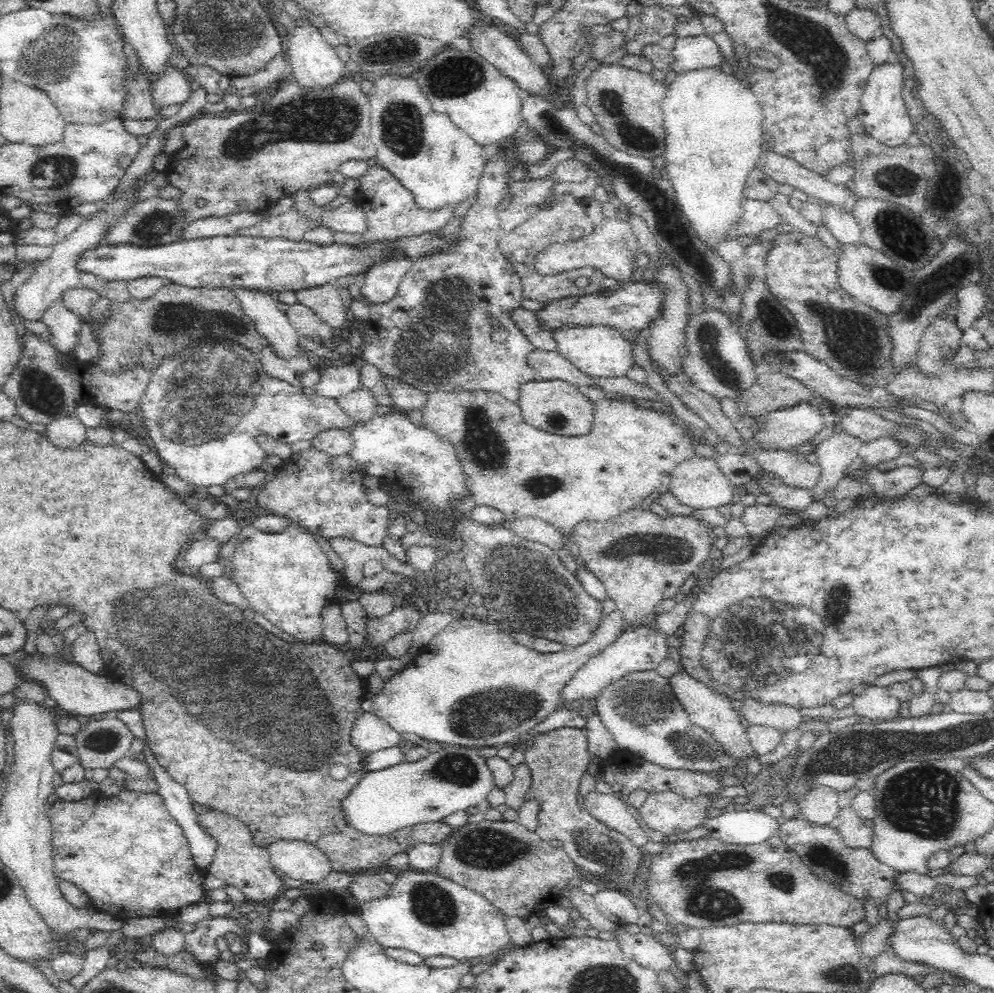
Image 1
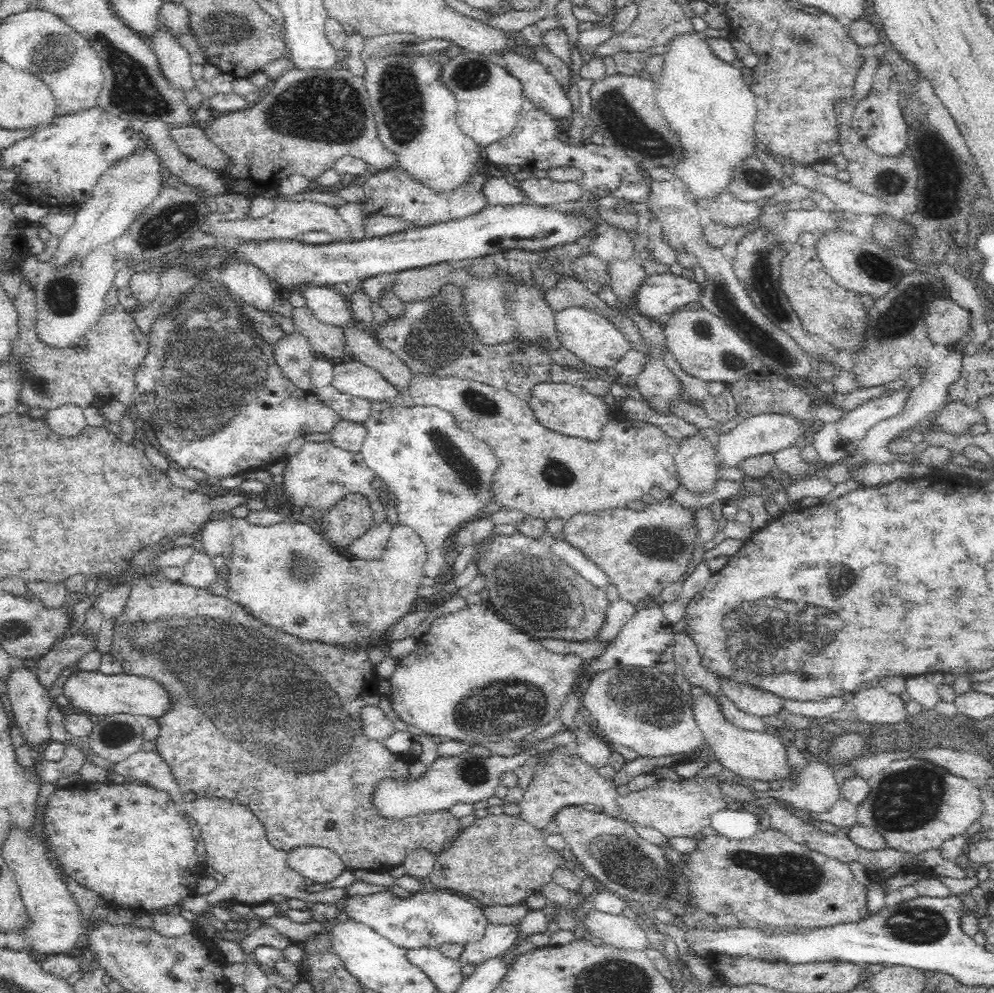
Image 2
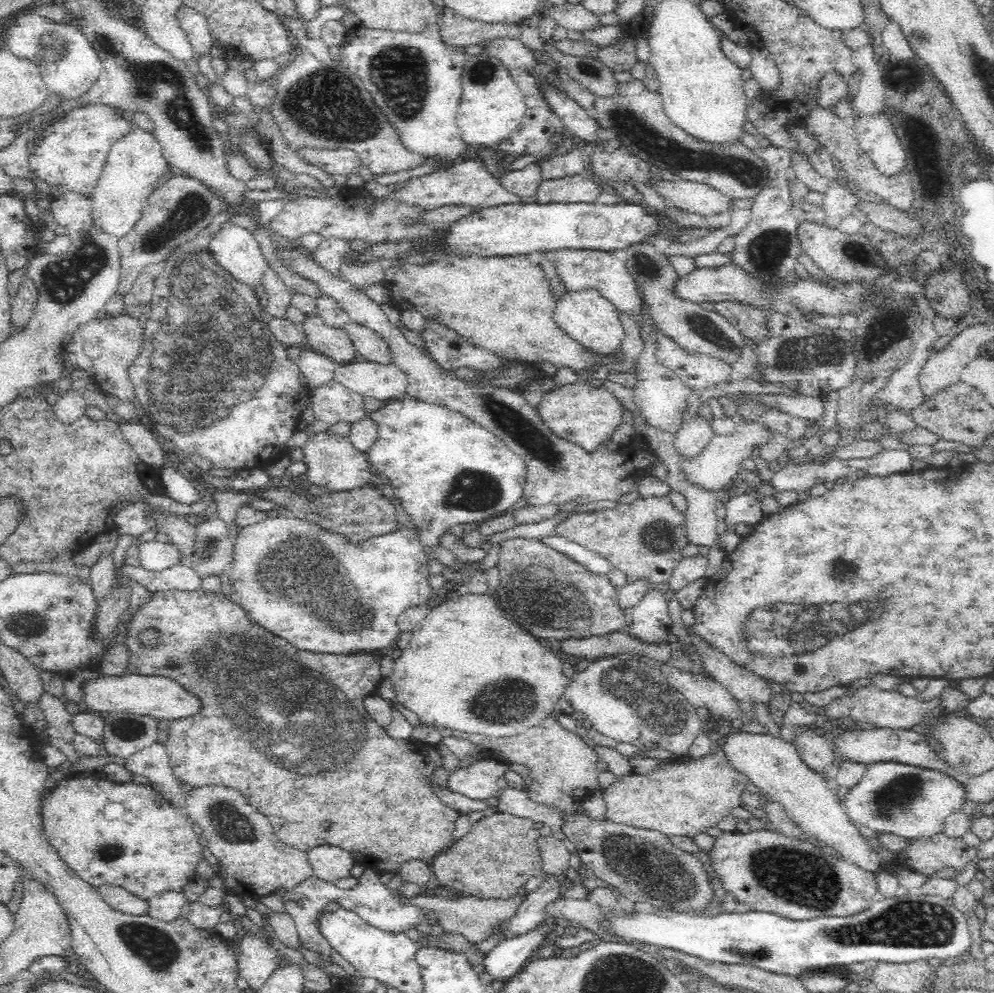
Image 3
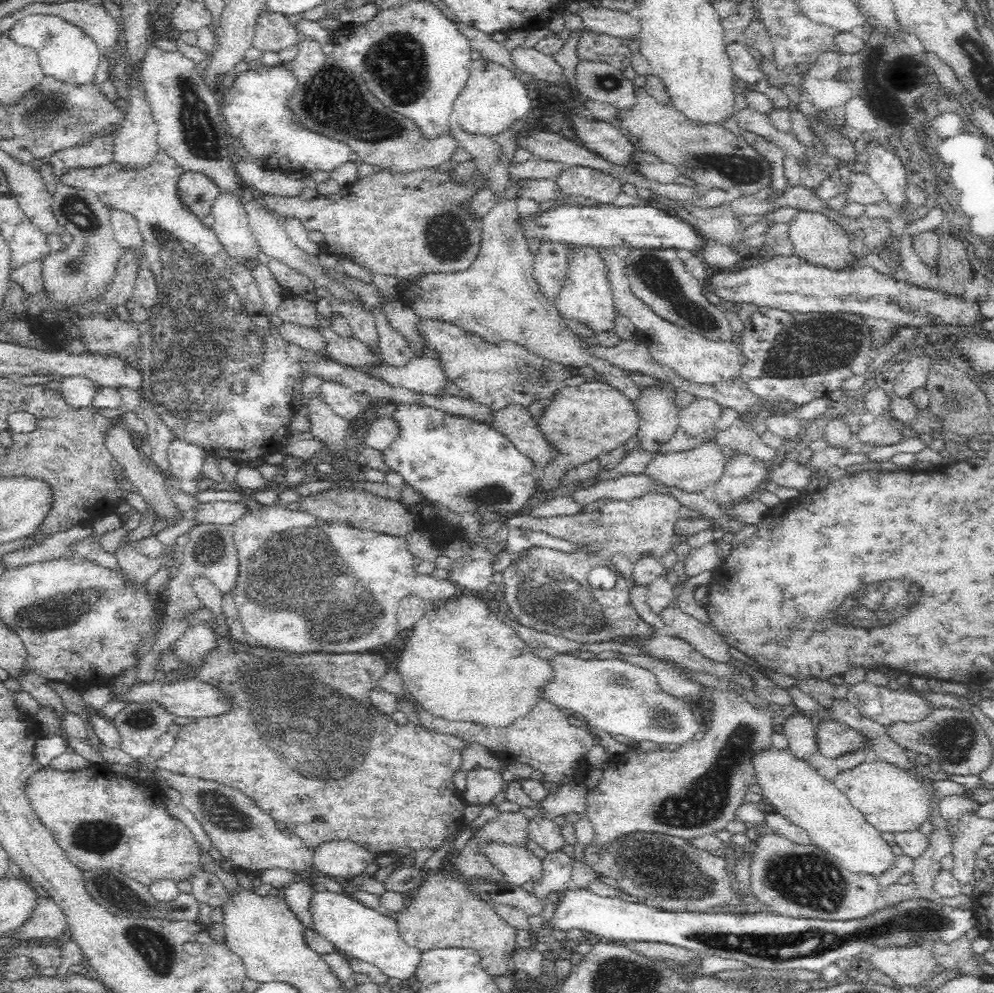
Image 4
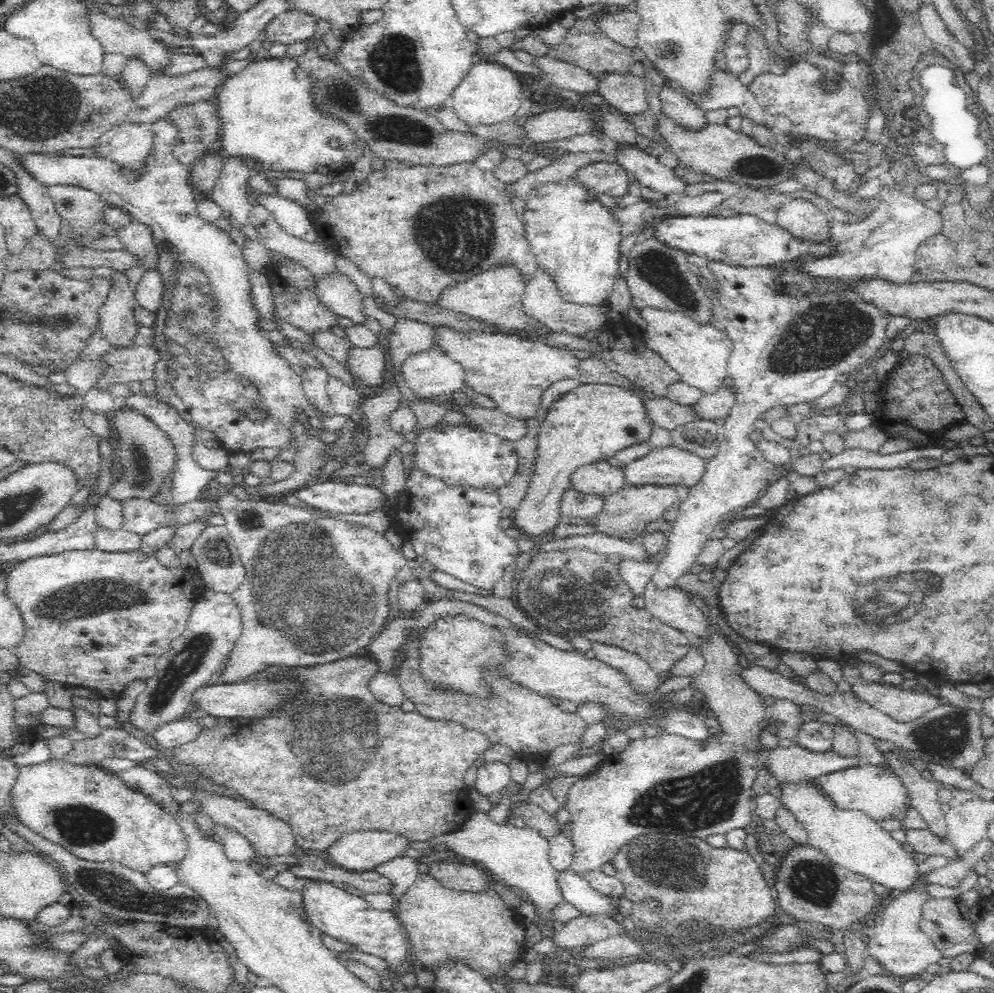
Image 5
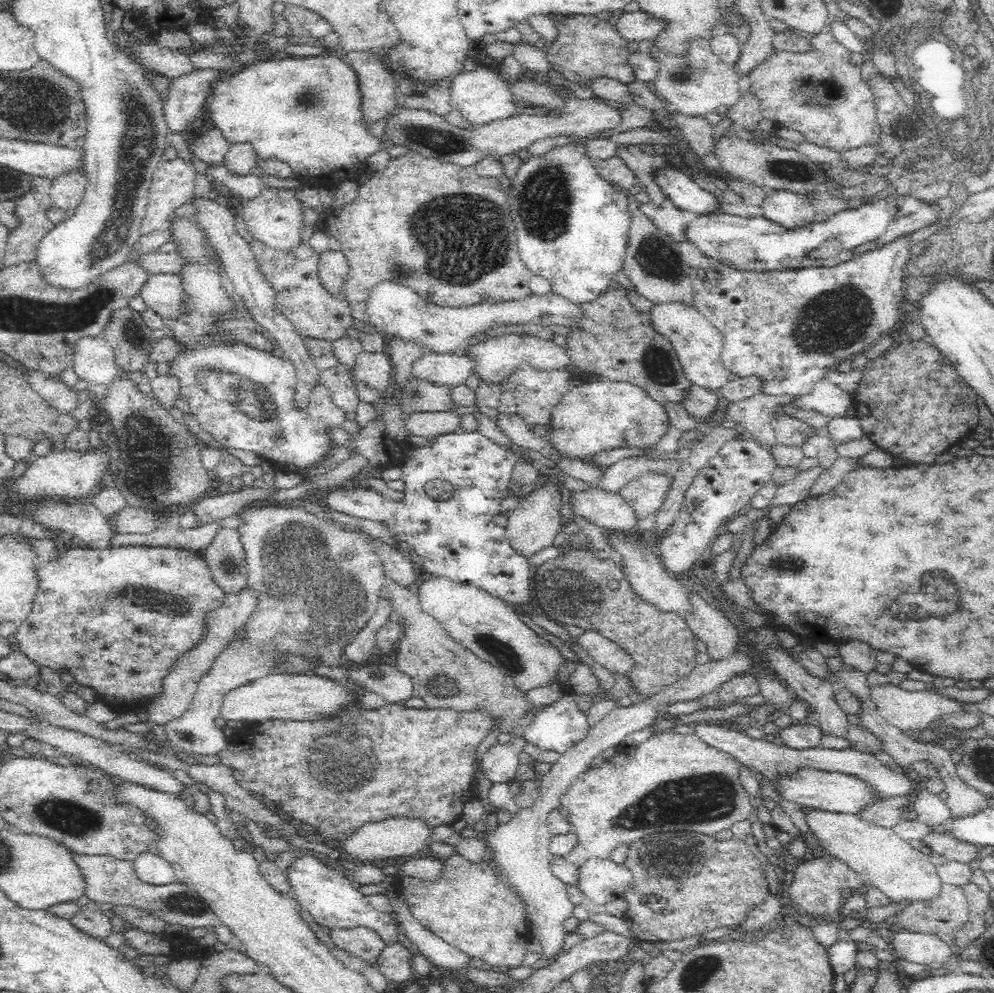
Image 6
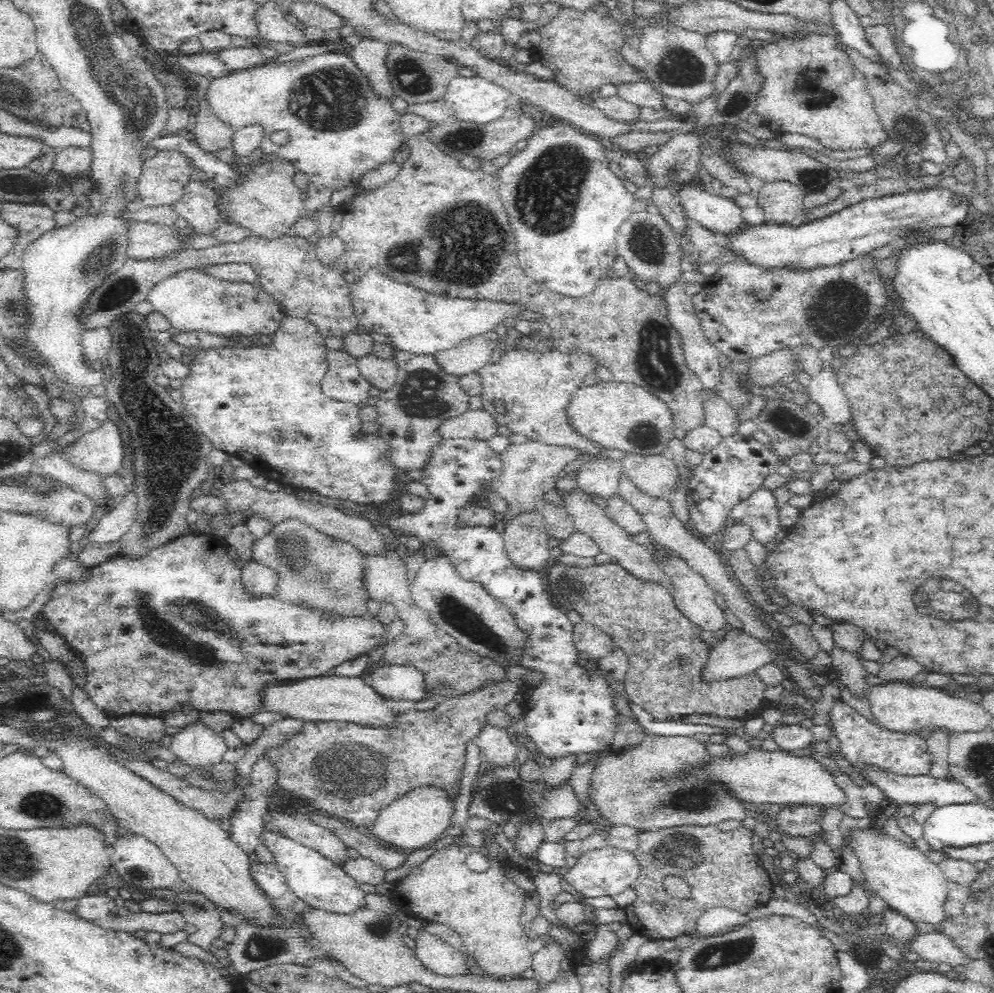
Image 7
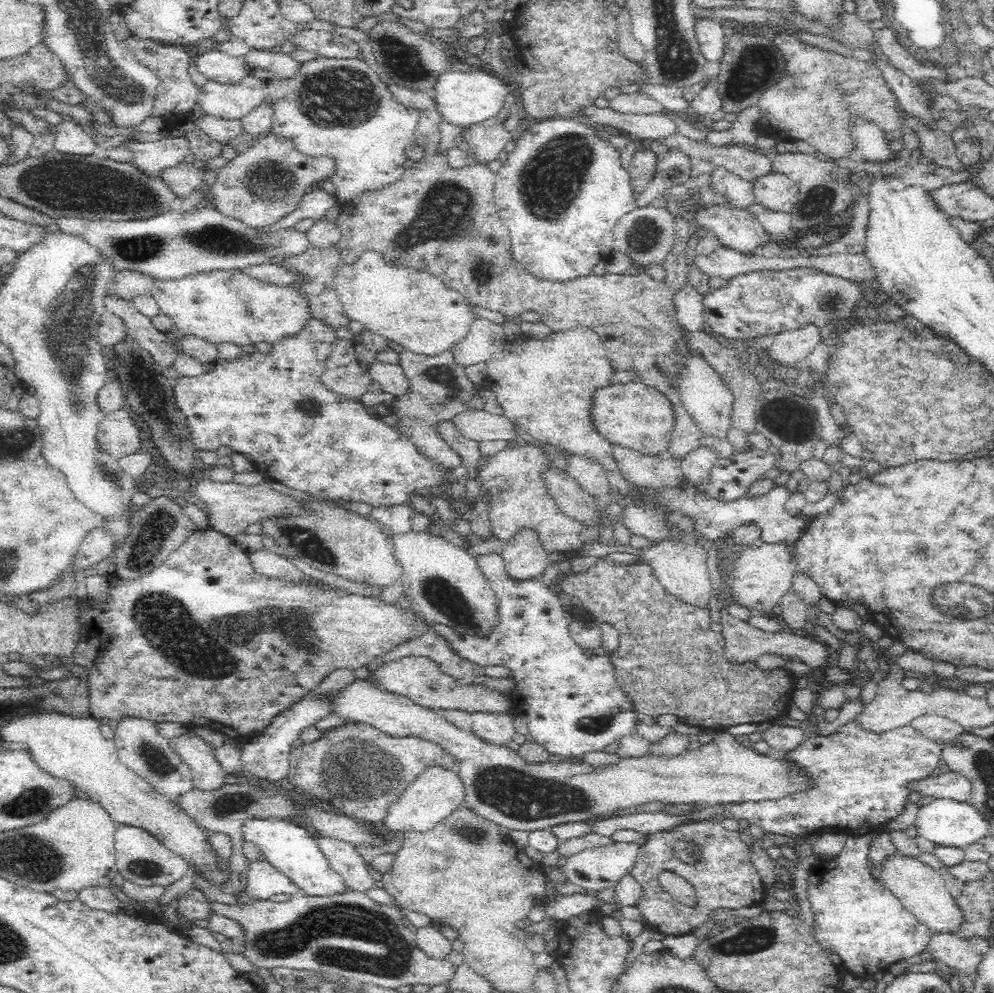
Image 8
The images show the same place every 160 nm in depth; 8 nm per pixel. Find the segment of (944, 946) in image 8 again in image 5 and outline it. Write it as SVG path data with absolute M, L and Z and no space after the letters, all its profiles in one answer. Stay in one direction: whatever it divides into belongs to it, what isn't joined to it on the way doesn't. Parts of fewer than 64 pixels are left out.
M923 881L910 891L900 893L898 897L886 906L878 909L877 920L863 927L868 937L866 950L886 967L893 976L910 976L910 974L924 974L928 966L942 966L942 951L935 947L932 939L922 933L918 926L919 916L922 913L922 904L928 900Z

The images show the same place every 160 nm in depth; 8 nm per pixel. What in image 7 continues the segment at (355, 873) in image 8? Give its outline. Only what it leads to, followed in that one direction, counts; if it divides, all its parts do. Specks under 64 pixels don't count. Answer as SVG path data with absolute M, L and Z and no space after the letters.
M287 812L269 813L272 819L264 824L269 829L284 831L292 839L319 852L324 858L327 858L341 869L351 859L344 840L338 838L331 830L316 826L309 820L290 815Z

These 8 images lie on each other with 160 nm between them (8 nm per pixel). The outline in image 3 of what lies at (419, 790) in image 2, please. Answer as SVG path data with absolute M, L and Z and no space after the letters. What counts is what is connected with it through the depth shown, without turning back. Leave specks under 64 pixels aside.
M493 757L488 761L458 767L448 774L447 789L474 800L488 800L499 793L496 781L510 768L508 761Z

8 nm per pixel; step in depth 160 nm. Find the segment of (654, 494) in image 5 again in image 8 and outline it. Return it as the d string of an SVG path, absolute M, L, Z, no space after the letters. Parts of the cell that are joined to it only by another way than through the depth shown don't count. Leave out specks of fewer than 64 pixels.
M612 445L611 449L619 471L630 485L677 487L685 478L681 461L669 455L643 455L620 445Z

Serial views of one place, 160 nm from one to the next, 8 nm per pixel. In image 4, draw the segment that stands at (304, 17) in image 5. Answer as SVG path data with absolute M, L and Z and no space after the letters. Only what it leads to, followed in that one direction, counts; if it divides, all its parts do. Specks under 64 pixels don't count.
M262 12L255 24L252 46L260 51L279 52L292 45L298 45L302 34L286 15L278 12Z

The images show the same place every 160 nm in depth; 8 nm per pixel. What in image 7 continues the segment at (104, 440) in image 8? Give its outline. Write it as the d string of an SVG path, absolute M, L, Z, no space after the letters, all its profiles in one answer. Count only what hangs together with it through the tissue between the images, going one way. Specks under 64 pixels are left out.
M112 420L104 421L98 428L84 433L67 449L72 463L107 474L120 471L126 450L122 440L122 430Z

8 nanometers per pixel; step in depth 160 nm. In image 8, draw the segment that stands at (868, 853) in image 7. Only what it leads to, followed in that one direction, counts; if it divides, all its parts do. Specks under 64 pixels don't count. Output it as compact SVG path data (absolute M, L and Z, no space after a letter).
M899 853L886 858L881 865L880 878L884 881L884 885L896 895L896 898L920 924L927 926L933 935L956 935L963 924L964 916L956 905L955 898L948 891L942 873L922 863L916 857L912 858Z

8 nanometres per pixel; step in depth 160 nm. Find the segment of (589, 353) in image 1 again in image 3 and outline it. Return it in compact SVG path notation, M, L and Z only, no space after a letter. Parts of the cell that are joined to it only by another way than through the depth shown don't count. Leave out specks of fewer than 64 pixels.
M588 287L577 291L566 291L560 295L556 299L553 319L572 339L582 343L590 351L608 356L614 354L614 350L621 346L625 333L616 309L597 288Z

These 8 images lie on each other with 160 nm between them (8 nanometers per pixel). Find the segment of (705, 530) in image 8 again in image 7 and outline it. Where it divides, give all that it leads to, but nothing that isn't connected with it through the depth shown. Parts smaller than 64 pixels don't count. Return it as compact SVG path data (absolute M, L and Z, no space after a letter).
M762 486L746 500L734 505L724 521L727 526L738 523L748 525L752 538L764 544L774 539L783 527L778 512L780 508L776 496Z

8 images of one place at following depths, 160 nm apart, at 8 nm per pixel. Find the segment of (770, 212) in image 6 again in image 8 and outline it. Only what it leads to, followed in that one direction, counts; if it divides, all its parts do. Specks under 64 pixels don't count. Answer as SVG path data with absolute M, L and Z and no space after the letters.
M771 172L753 182L758 205L775 212L790 213L799 200L796 183L782 172Z

